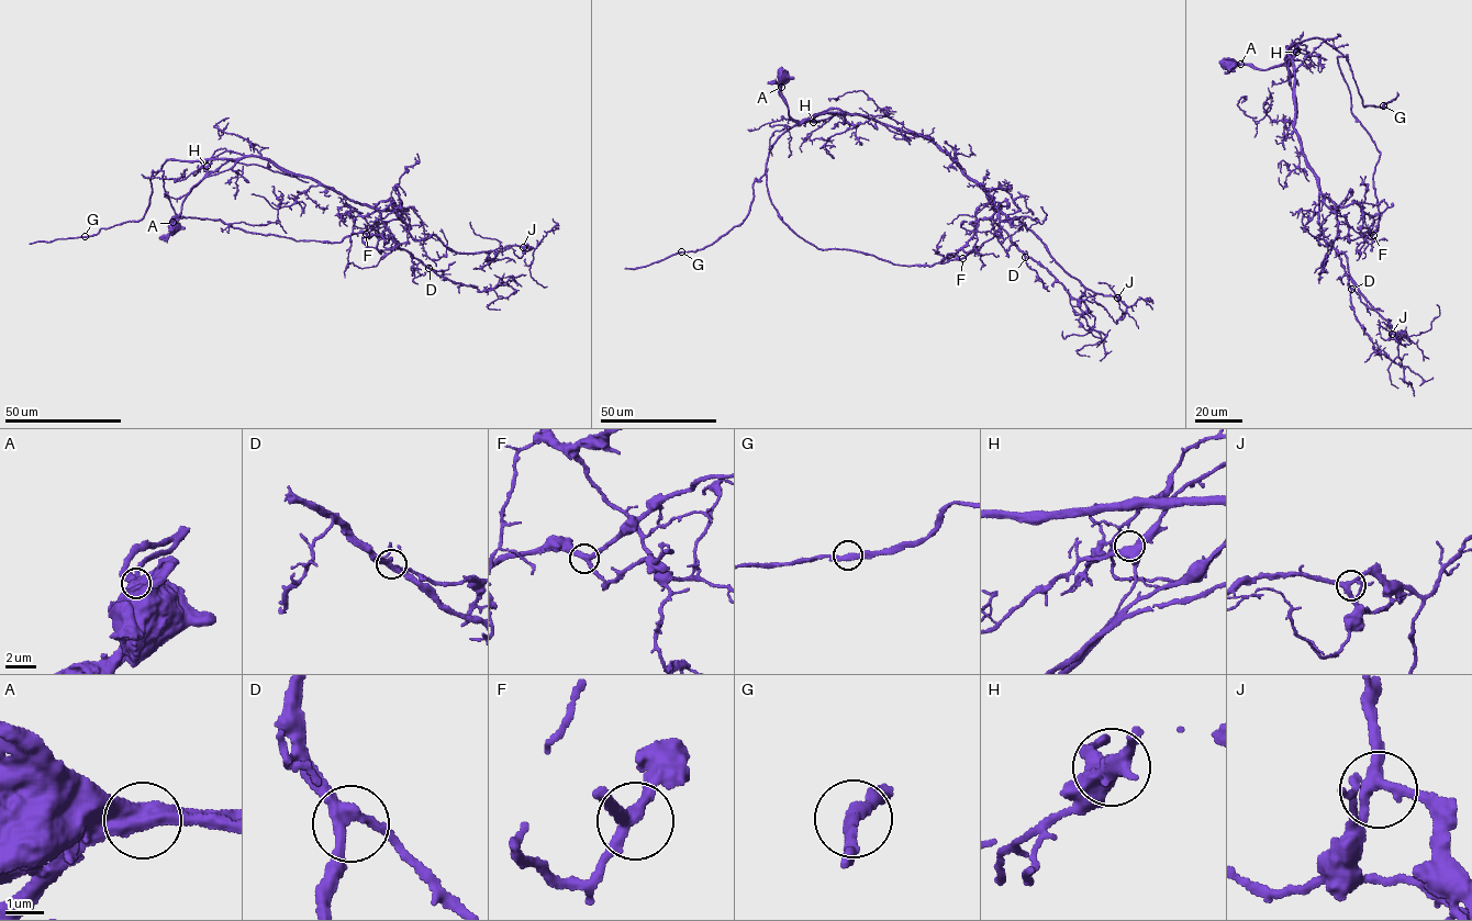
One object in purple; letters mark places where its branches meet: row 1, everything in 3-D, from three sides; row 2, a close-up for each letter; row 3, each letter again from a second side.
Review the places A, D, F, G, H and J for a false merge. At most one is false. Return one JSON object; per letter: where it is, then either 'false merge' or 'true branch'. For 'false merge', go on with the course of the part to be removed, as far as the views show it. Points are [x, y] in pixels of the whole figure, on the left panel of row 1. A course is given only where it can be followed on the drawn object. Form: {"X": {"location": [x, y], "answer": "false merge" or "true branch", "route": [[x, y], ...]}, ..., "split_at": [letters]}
{"A": {"location": [173, 222], "answer": "false merge", "route": [[173, 223], [192, 188], [230, 160], [258, 165], [309, 181]]}, "D": {"location": [428, 268], "answer": "true branch"}, "F": {"location": [366, 234], "answer": "true branch"}, "G": {"location": [85, 236], "answer": "true branch"}, "H": {"location": [207, 166], "answer": "true branch"}, "J": {"location": [523, 247], "answer": "true branch"}, "split_at": ["A"]}

